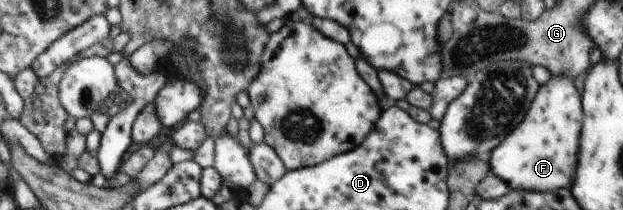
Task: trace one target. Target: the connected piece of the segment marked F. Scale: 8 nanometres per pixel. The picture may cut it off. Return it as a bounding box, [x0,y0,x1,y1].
[488,74,583,192]

